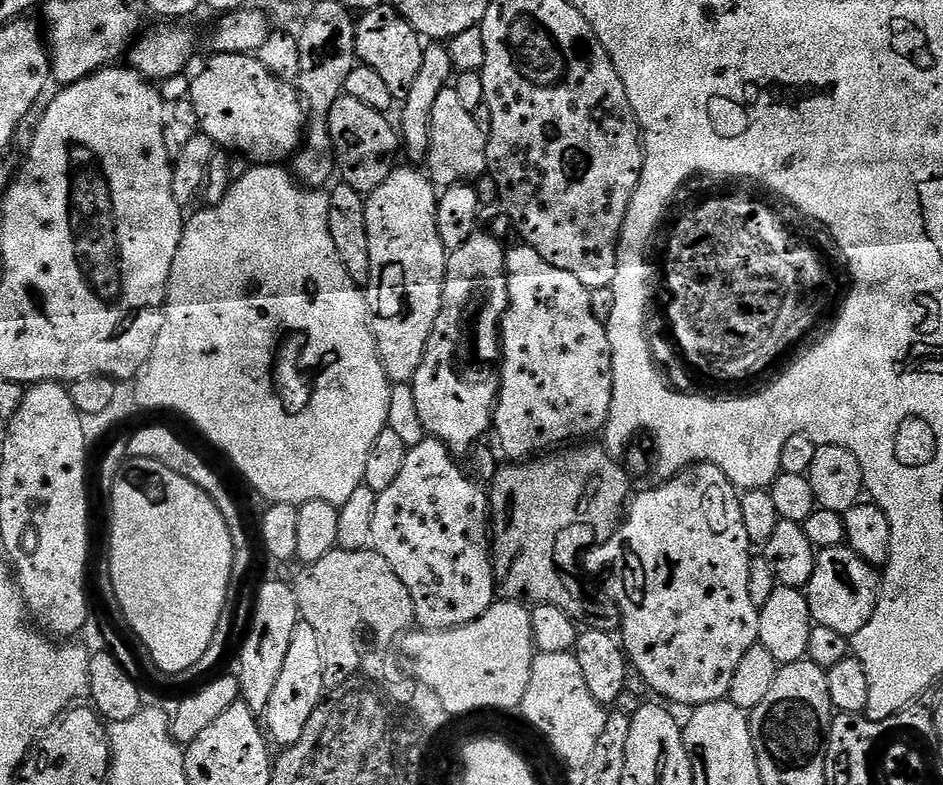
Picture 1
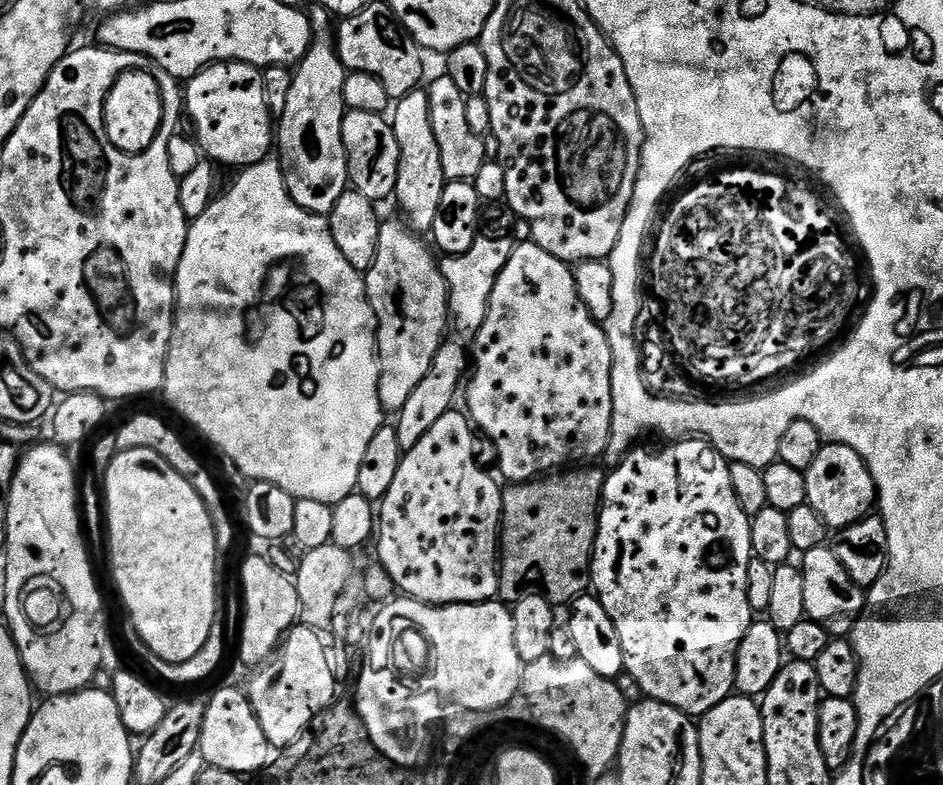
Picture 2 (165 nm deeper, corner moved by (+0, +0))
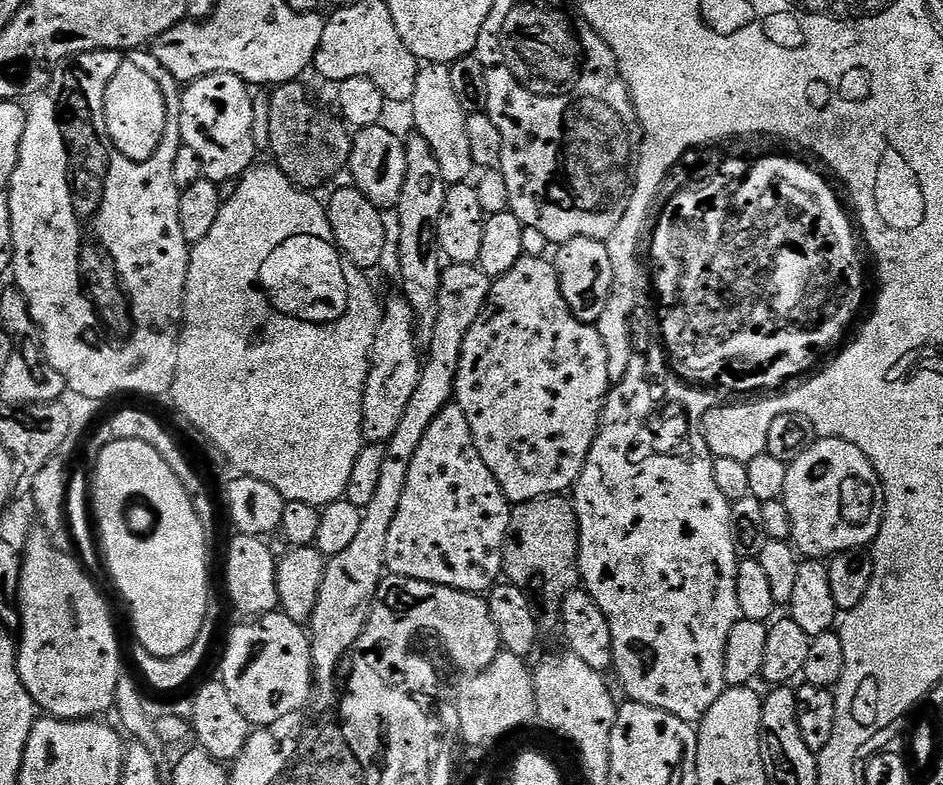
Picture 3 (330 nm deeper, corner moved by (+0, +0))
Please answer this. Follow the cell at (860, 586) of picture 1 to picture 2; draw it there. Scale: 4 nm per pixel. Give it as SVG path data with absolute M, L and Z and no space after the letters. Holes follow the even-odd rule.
M831 547L815 548L803 553L804 564L799 565L802 574L802 602L804 614L809 620L824 625L833 637L840 638L851 633L857 616L864 611L865 589L859 588L842 570L842 562L834 558Z

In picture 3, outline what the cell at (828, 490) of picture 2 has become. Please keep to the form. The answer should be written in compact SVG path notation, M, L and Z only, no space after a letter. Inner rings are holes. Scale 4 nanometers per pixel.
M833 436L817 439L810 450L806 450L806 454L788 465L786 490L782 499L786 510L790 510L791 543L804 558L831 558L846 550L868 548L880 533L884 521L884 487L870 458L866 458L858 446Z

